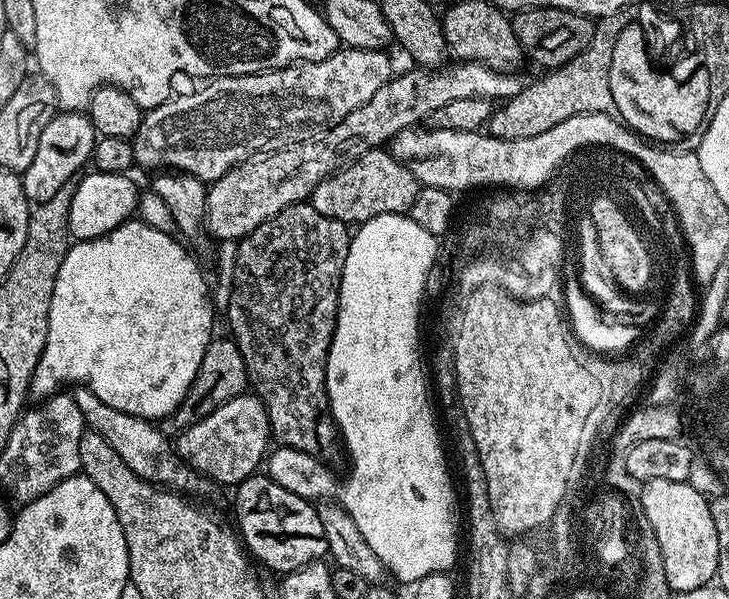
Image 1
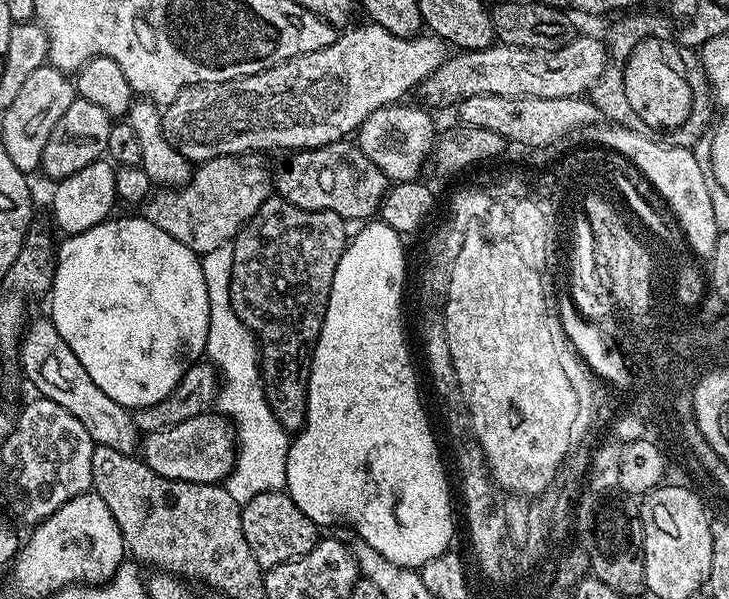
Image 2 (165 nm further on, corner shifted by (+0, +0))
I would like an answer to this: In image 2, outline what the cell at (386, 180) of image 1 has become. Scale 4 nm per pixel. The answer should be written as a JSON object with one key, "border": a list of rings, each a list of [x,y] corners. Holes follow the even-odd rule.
{"border":[[[343,139],[333,144],[323,144],[321,148],[297,151],[293,156],[296,157],[276,172],[275,191],[283,199],[306,210],[333,212],[344,221],[352,218],[367,221],[377,215],[390,181],[382,170],[378,170],[378,166],[374,166],[360,152],[355,143]]]}

